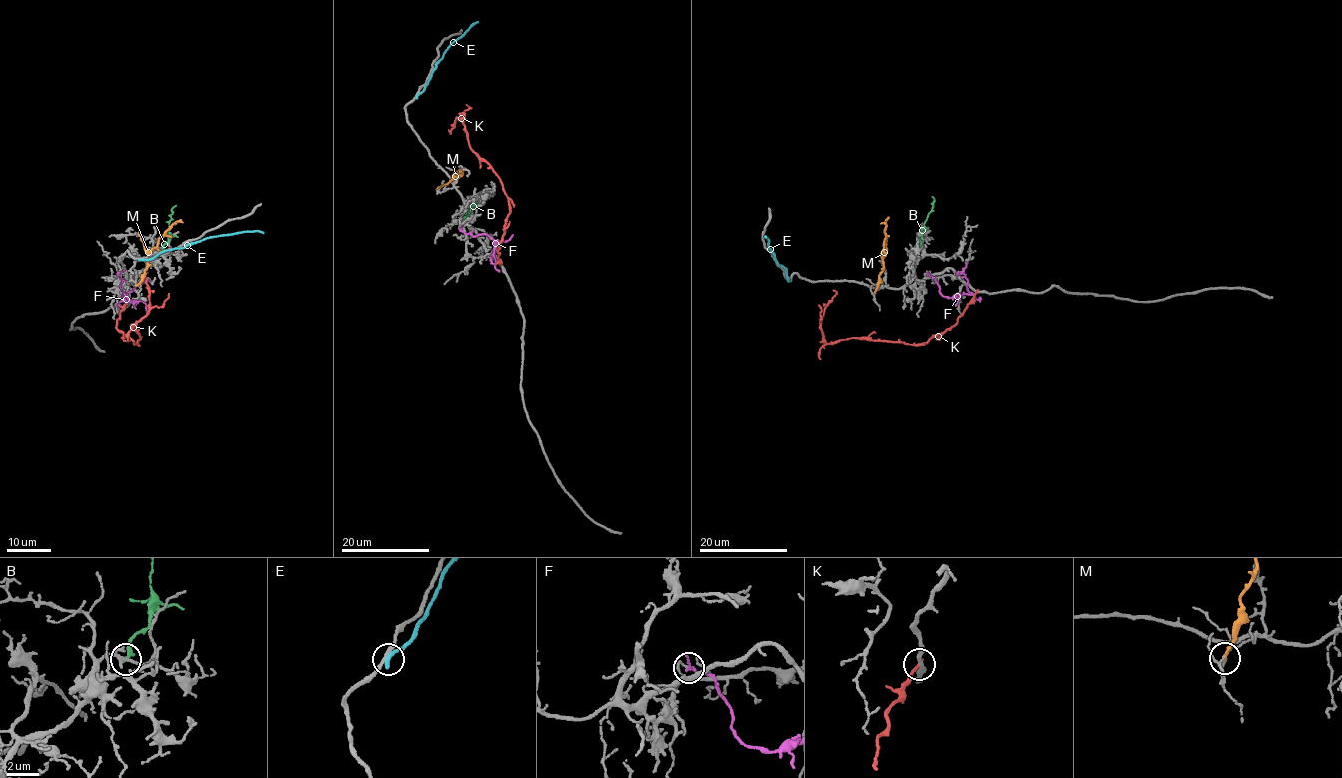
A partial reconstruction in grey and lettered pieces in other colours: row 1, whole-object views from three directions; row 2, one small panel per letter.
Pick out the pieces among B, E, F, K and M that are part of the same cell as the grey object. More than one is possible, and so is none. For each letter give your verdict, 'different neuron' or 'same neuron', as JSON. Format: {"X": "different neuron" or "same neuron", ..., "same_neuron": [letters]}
{"B": "different neuron", "E": "different neuron", "F": "different neuron", "K": "different neuron", "M": "different neuron", "same_neuron": []}

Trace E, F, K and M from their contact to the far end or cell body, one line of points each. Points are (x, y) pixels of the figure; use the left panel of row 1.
E: (141, 259), (151, 260), (165, 251), (214, 236), (243, 232), (263, 233)
F: (118, 273), (122, 280), (121, 290), (130, 302), (121, 300), (123, 296), (144, 281), (147, 272)
K: (128, 299), (116, 327), (136, 344), (141, 338), (131, 325), (132, 328), (149, 312), (148, 277)
M: (136, 285), (147, 266), (148, 254), (158, 240), (174, 223), (183, 222)

